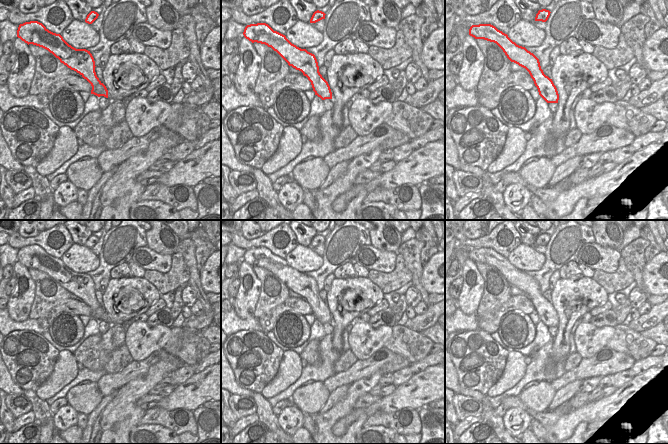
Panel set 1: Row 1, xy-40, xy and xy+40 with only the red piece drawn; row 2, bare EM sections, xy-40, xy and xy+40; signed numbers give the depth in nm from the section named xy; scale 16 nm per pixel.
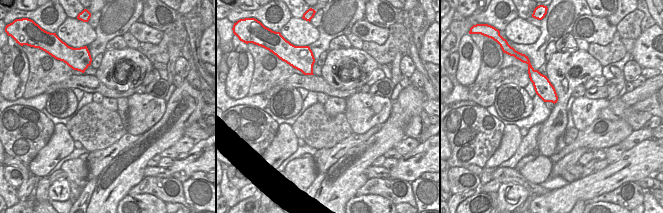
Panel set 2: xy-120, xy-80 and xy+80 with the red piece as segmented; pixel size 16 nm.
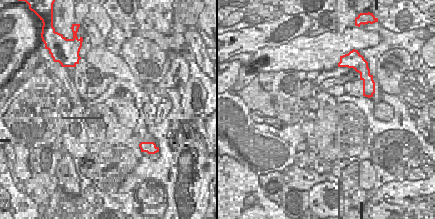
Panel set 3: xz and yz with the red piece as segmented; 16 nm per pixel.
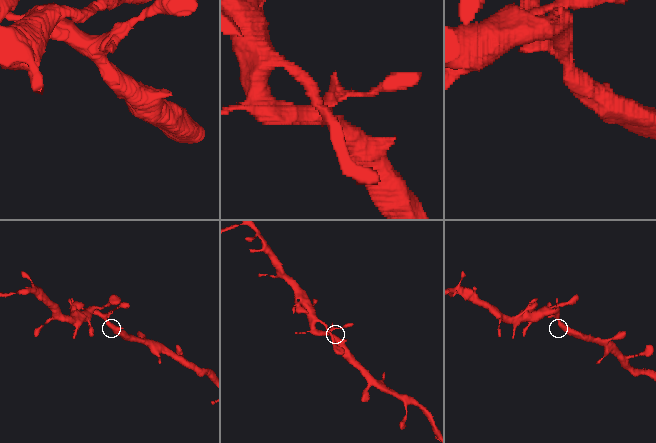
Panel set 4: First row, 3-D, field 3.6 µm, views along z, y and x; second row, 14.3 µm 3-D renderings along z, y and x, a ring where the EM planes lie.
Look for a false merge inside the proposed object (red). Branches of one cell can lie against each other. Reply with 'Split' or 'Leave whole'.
Leave whole

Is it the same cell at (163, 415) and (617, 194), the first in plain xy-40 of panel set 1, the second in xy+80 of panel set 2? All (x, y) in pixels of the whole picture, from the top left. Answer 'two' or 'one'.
one

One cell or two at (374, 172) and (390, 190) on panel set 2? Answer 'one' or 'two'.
two

